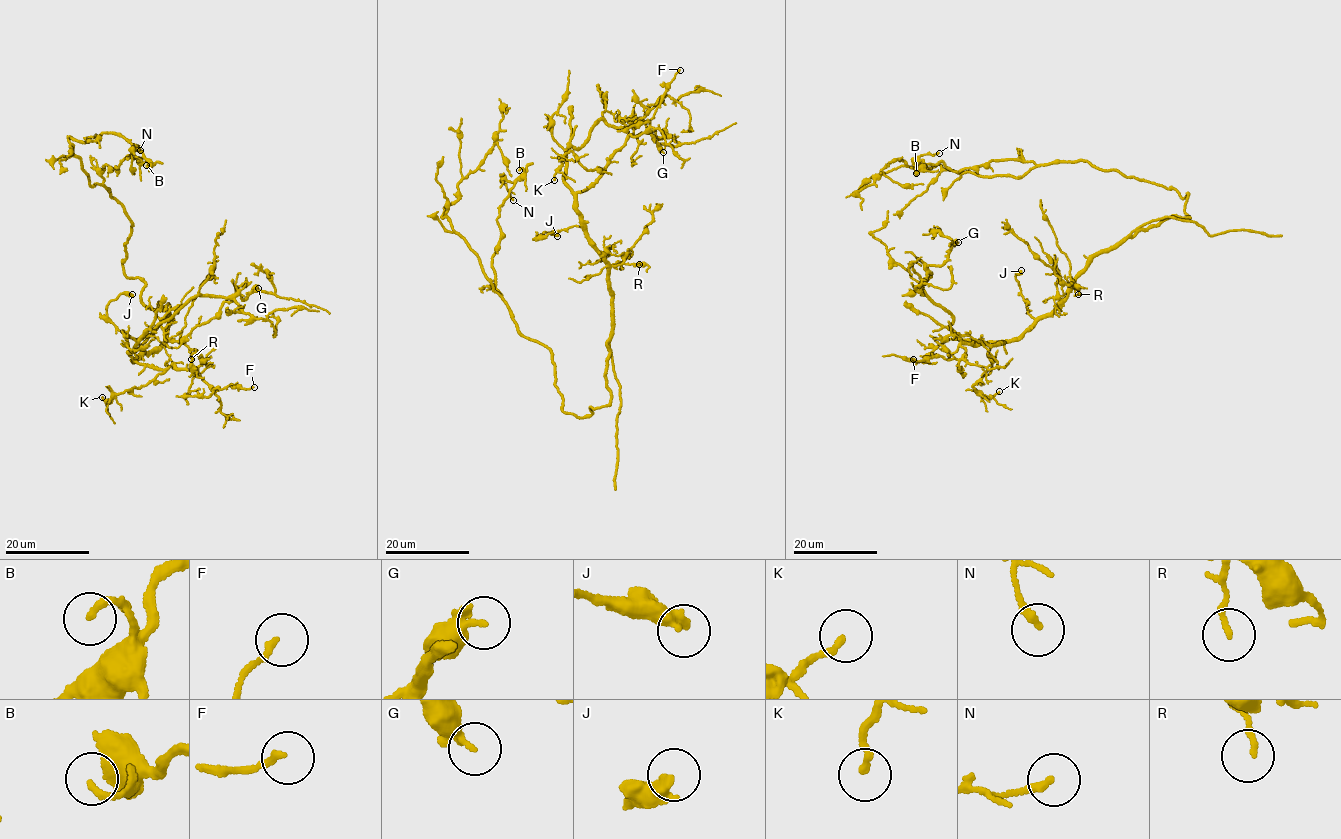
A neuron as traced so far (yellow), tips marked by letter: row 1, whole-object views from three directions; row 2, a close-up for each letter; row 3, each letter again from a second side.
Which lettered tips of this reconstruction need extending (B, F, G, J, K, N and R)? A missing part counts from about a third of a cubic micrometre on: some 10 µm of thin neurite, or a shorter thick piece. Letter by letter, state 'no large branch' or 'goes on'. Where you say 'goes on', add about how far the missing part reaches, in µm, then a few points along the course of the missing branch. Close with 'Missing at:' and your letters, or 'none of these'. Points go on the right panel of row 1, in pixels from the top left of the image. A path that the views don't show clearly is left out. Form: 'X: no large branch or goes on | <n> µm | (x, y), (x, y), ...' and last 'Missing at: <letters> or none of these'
B: no large branch
F: no large branch
G: no large branch
J: no large branch
K: no large branch
N: no large branch
R: no large branch
Missing at: none of these

